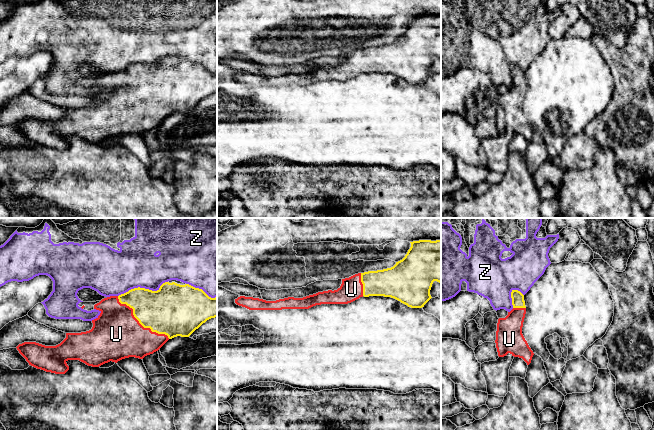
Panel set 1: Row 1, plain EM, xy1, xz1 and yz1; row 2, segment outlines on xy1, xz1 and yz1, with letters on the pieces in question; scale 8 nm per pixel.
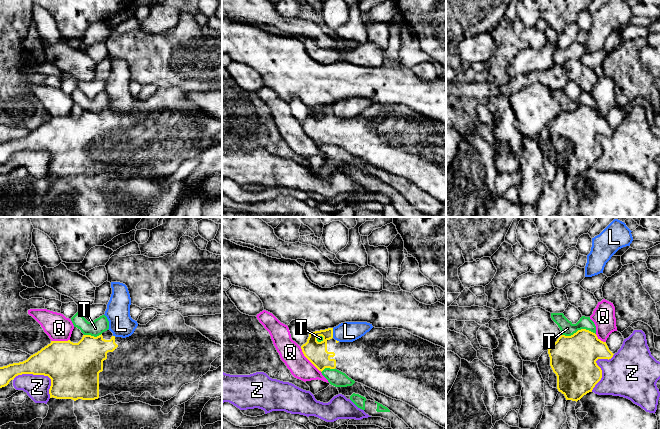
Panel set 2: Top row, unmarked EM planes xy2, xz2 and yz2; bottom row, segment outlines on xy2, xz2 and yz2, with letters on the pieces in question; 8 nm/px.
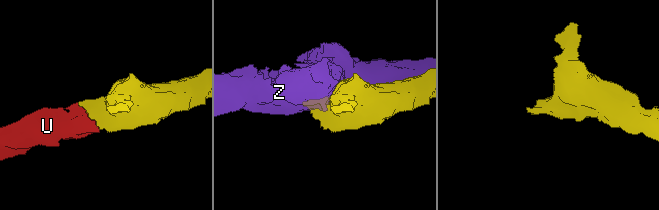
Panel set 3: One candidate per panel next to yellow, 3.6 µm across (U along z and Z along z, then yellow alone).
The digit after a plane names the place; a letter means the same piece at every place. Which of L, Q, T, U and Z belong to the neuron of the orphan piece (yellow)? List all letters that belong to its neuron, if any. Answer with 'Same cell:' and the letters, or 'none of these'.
Same cell: U

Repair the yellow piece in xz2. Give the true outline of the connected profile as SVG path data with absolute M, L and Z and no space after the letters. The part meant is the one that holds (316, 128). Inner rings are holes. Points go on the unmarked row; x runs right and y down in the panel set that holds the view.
M373 103L361 114L353 118L339 118L333 114L333 104L311 108L307 118L301 122L304 132L319 146L323 147L325 144L337 145L345 149L349 154L355 158L361 159L375 167L378 167L392 175L401 176L410 182L417 185L420 189L430 194L435 199L446 204L446 125L435 121L427 116L409 109L406 106L398 104L375 104Z

